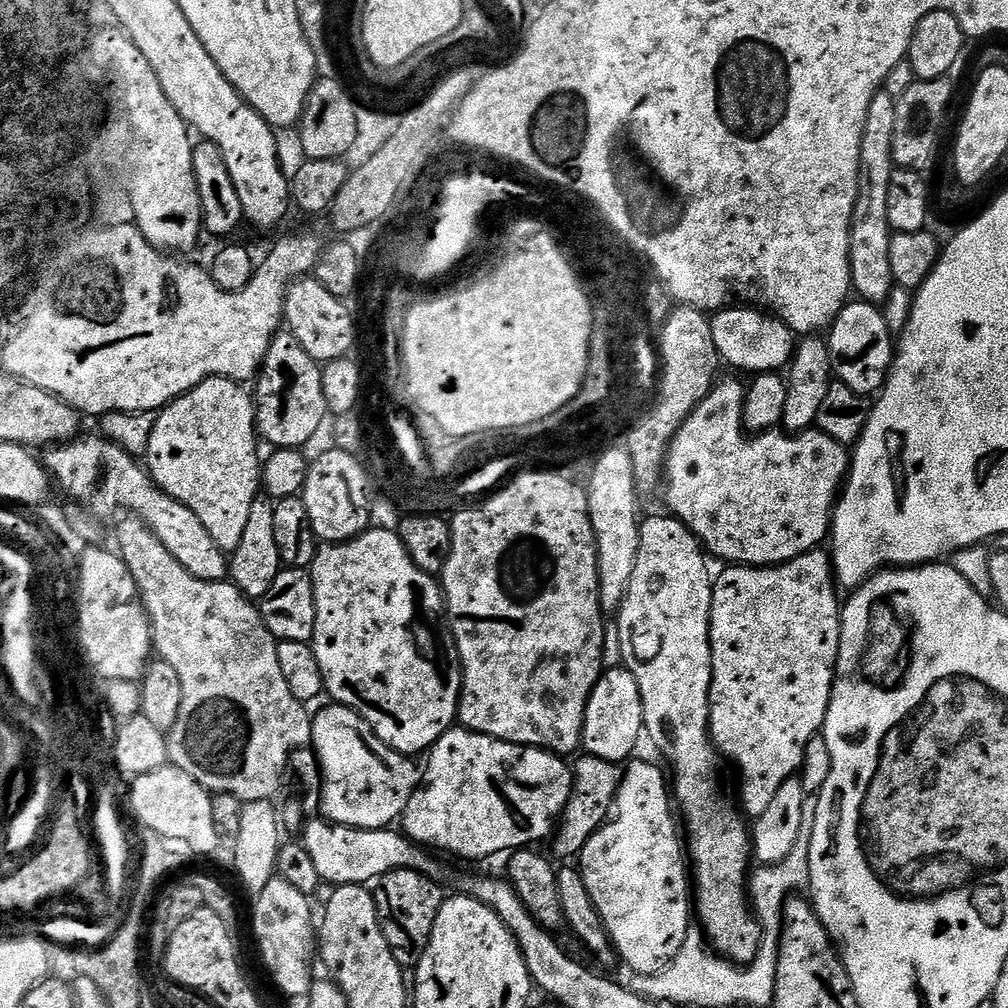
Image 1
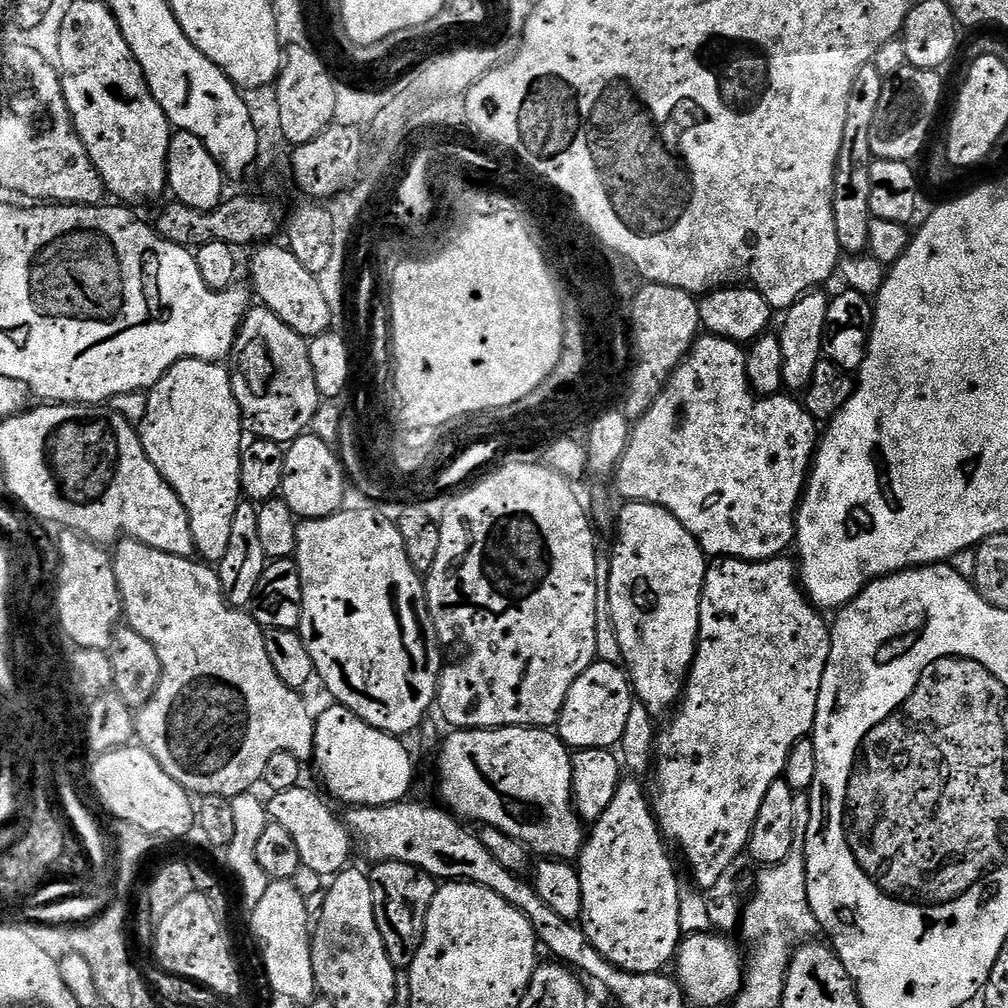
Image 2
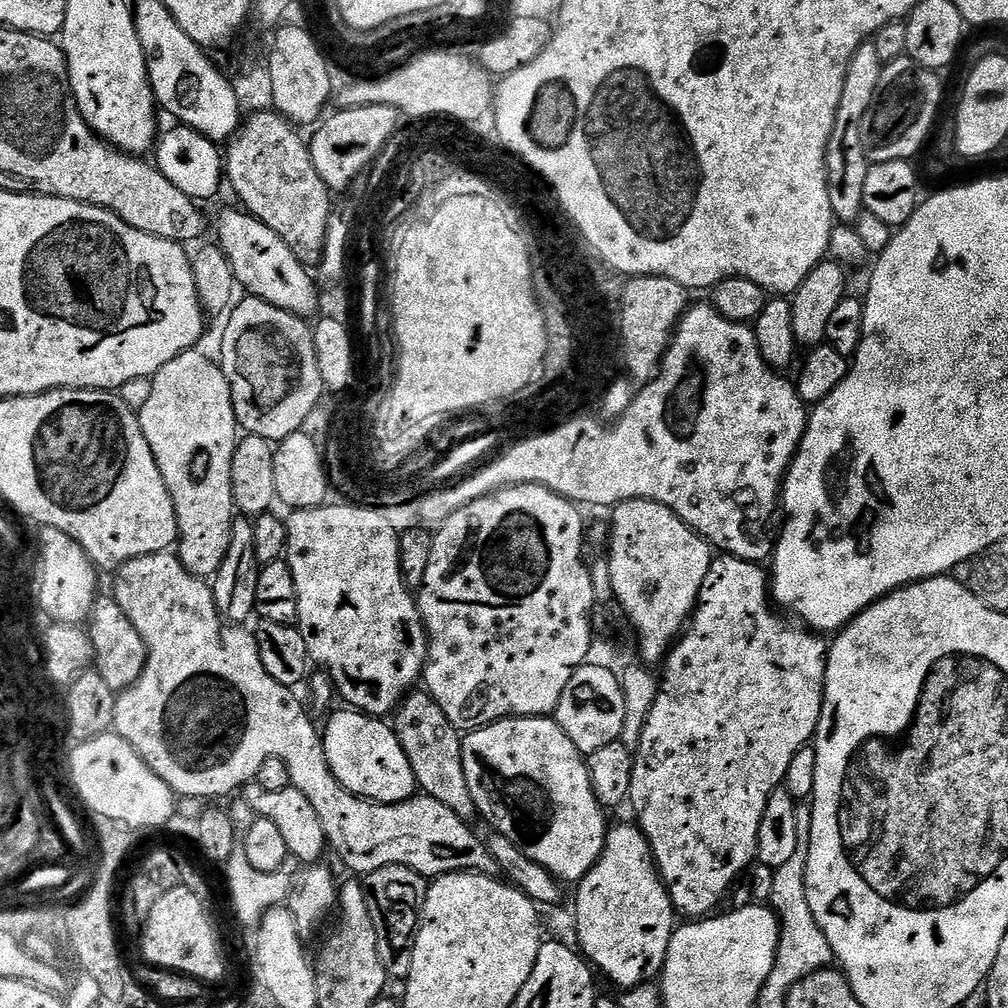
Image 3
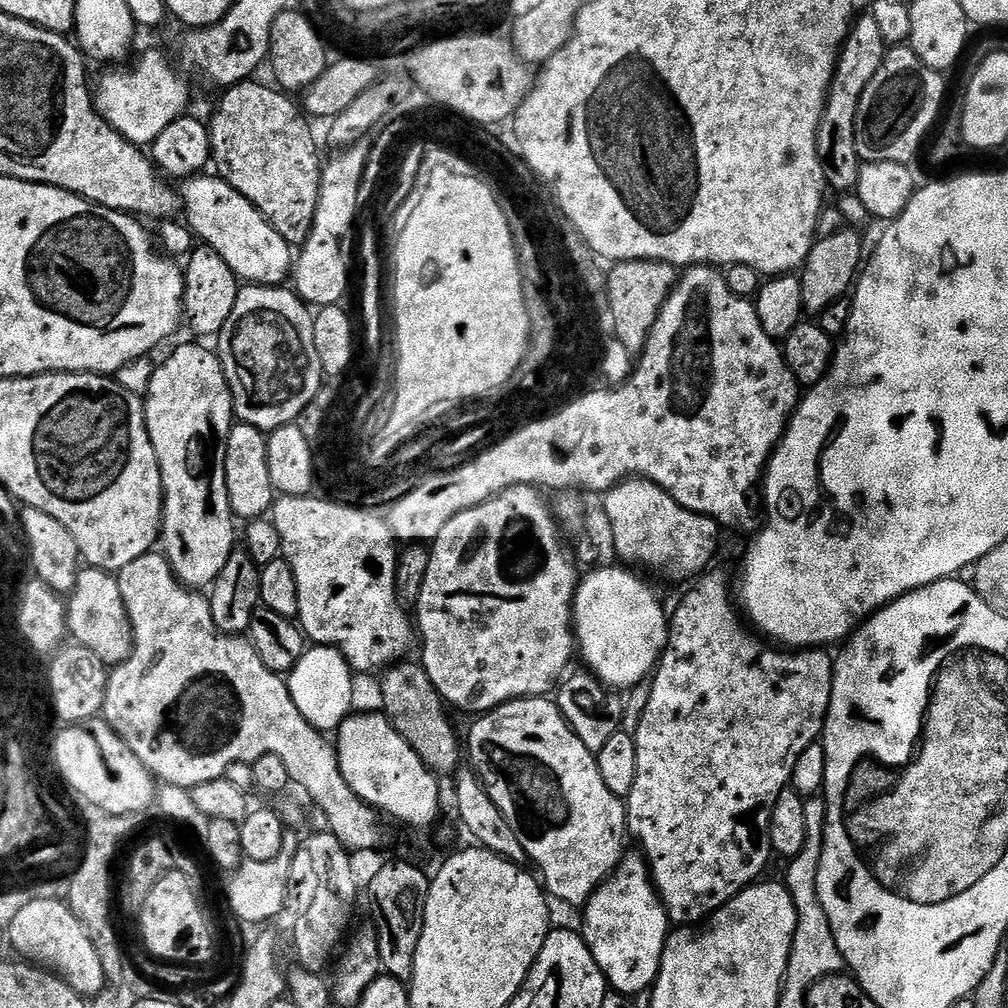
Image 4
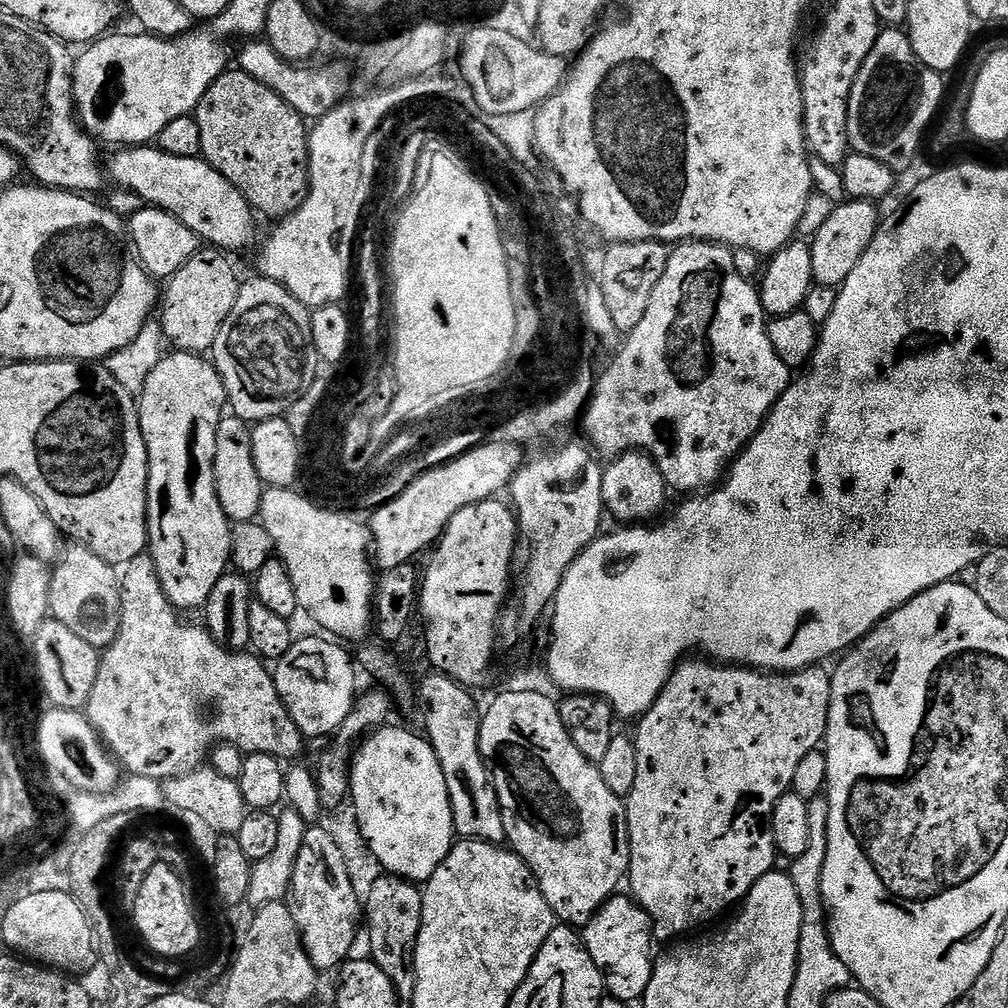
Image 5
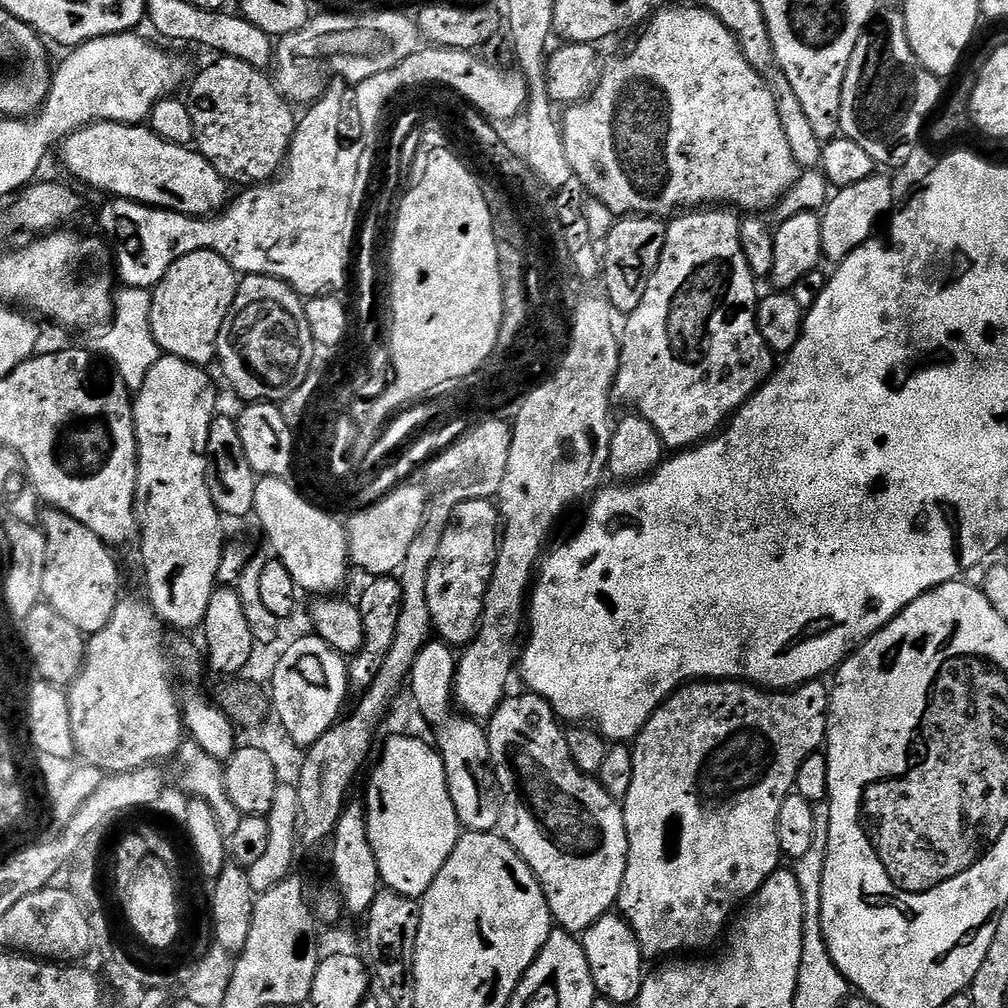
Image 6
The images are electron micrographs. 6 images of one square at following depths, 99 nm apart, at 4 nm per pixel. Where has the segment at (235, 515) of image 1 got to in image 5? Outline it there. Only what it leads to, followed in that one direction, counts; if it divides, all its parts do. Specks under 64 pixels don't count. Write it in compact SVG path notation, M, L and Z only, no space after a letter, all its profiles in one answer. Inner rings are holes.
M195 352L165 355L154 366L138 398L140 429L148 451L148 546L166 598L177 610L207 605L214 586L229 571L232 558L232 521L218 502L214 486L214 446L218 422L226 412L224 383L211 359Z

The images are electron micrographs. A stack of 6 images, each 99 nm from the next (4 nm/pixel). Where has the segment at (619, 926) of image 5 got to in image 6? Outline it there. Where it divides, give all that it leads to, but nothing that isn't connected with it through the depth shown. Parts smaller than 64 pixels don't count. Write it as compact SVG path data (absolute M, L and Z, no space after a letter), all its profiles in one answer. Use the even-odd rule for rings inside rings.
M619 914L603 916L601 920L594 922L594 926L583 932L582 943L597 993L617 1002L639 1001L646 975L646 958L640 953L636 936L624 917Z

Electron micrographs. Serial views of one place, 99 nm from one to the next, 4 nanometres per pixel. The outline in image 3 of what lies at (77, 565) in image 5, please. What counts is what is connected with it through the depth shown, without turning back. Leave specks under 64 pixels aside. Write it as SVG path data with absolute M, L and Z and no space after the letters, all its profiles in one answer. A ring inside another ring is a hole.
M101 595L96 600L86 621L86 631L92 643L94 670L102 678L102 682L106 682L108 689L119 694L134 686L146 666L148 651L146 642L142 642L142 634L134 630L134 622L126 618L122 606L118 606L115 598Z

